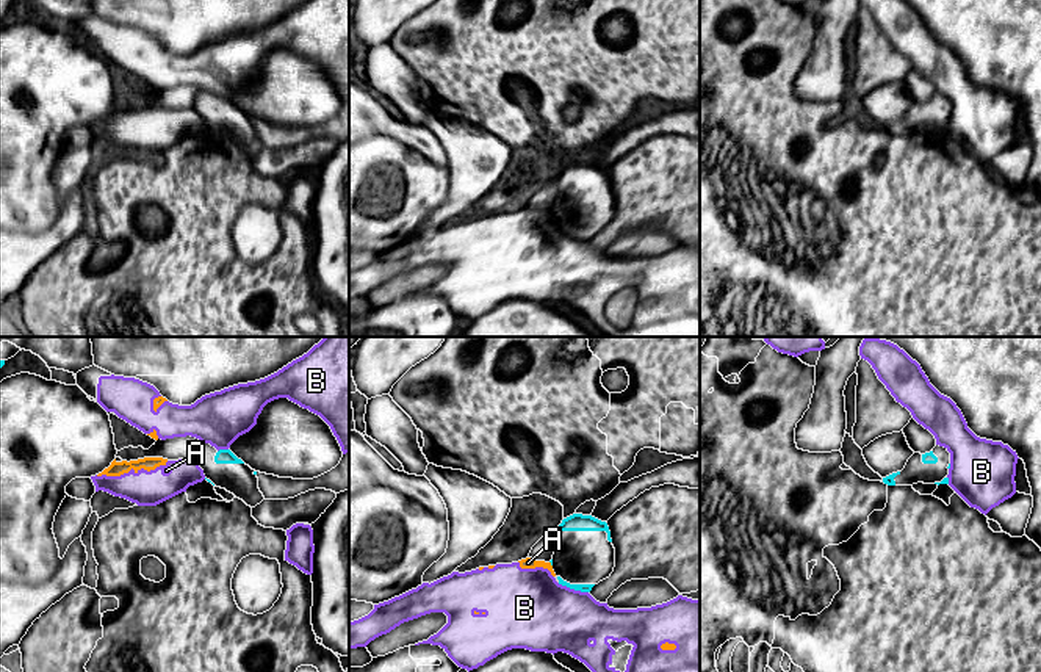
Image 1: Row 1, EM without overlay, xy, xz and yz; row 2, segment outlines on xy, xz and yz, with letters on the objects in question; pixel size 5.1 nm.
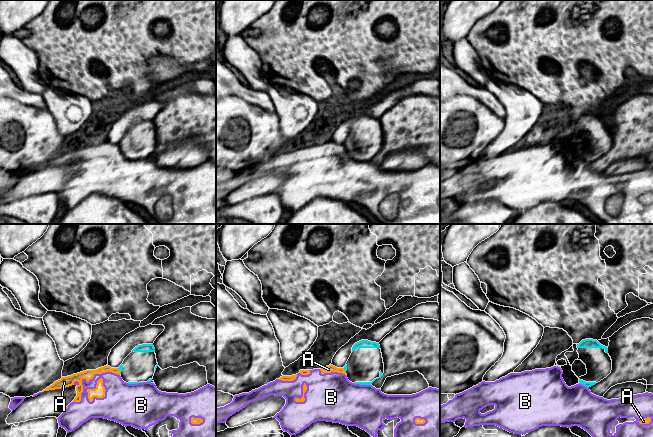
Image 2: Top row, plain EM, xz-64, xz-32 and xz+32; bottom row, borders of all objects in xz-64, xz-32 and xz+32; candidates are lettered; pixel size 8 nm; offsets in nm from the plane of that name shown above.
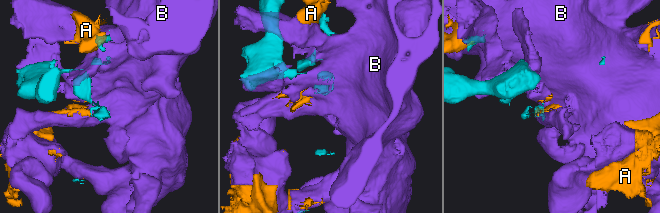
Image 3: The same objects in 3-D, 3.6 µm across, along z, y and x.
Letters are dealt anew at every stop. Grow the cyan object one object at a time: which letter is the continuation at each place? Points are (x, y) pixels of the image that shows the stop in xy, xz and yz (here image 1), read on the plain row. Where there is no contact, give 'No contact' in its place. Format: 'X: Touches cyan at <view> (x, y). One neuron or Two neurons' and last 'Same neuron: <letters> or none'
A: Touches cyan at xz (551, 213). Two neurons
B: Touches cyan at xz (573, 237). Two neurons
Same neuron: none

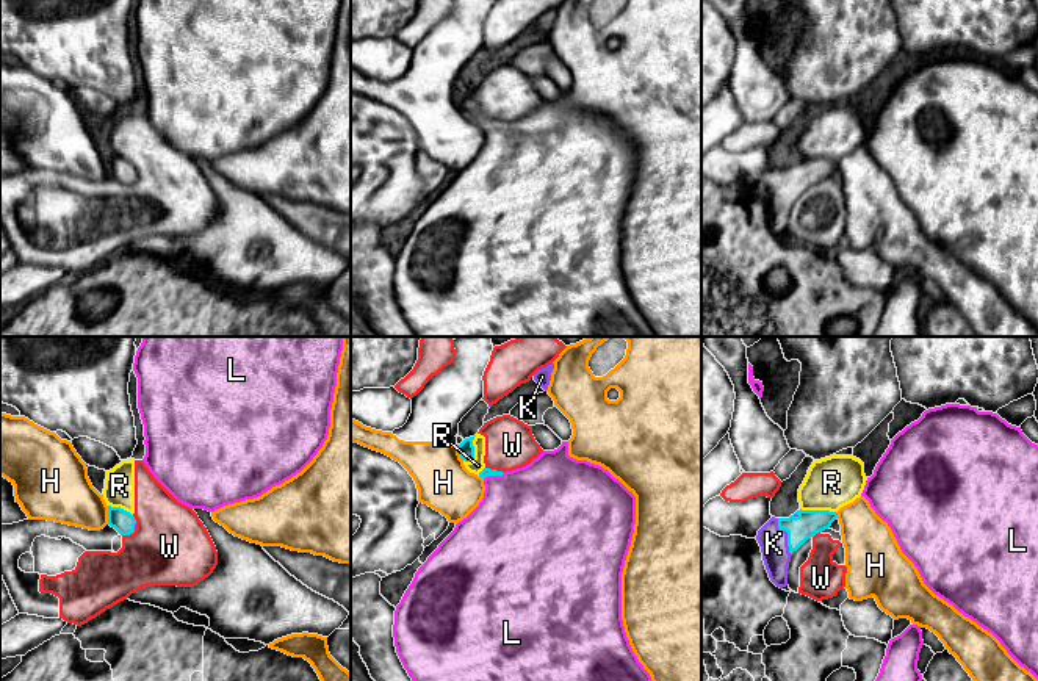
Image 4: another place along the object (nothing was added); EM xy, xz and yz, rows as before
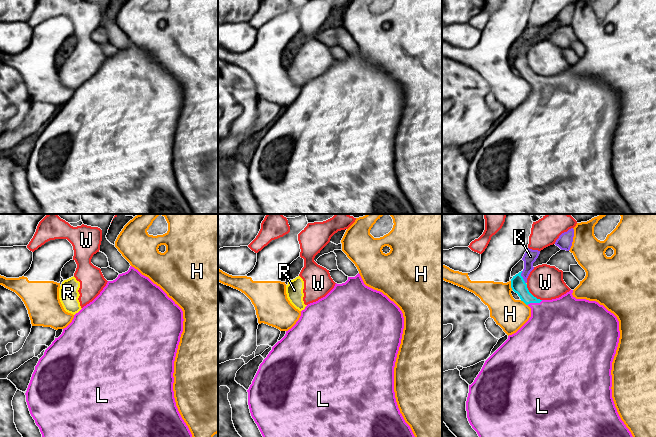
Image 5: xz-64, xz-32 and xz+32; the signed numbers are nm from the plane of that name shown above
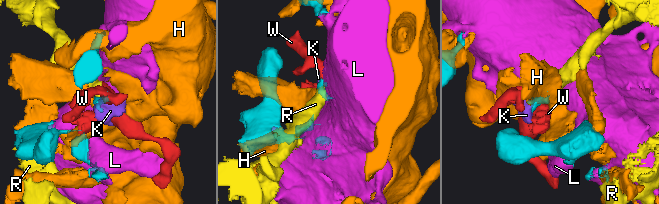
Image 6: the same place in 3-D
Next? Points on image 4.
H: Touches cyan at xy (108, 165). Two neurons
K: Touches cyan at yz (788, 183). One neuron
L: Touches cyan at xz (493, 124). One neuron
R: Touches cyan at yz (818, 160). Two neurons
W: Touches cyan at xz (495, 119). Two neurons
Same neuron: K, L

